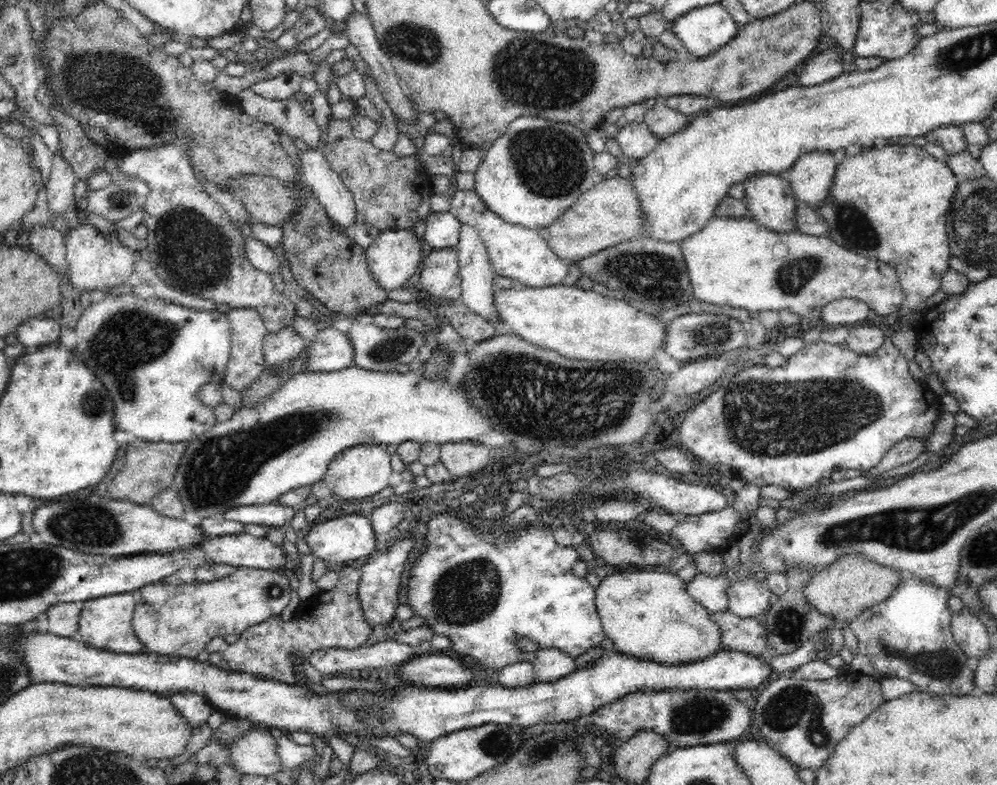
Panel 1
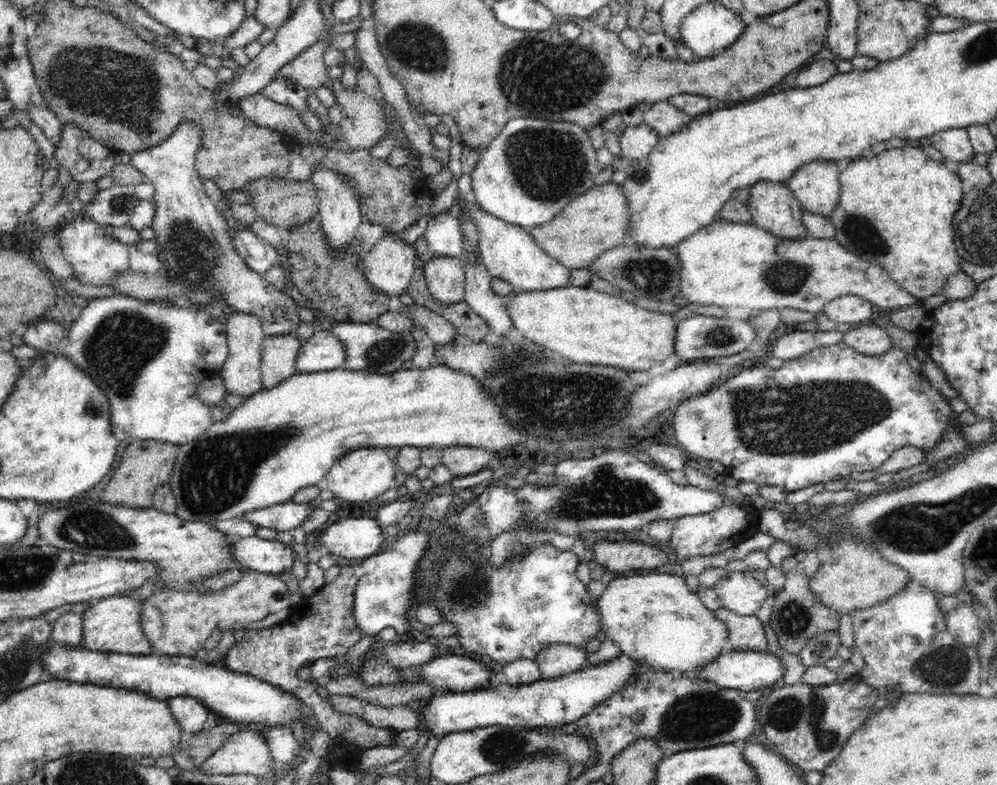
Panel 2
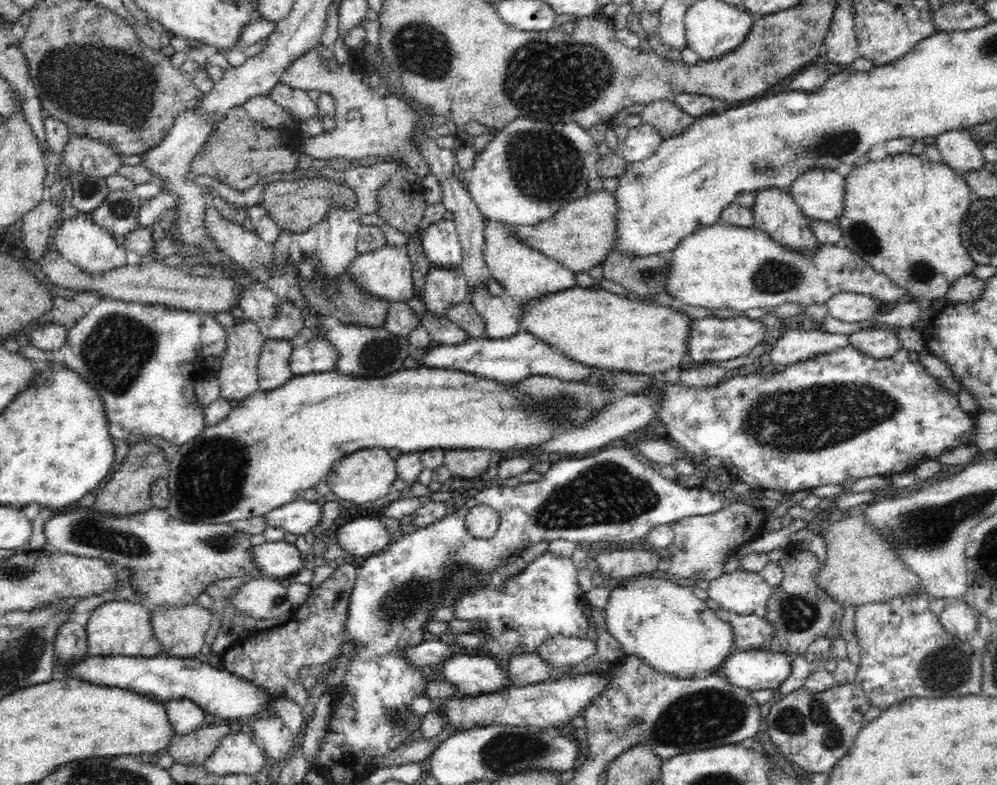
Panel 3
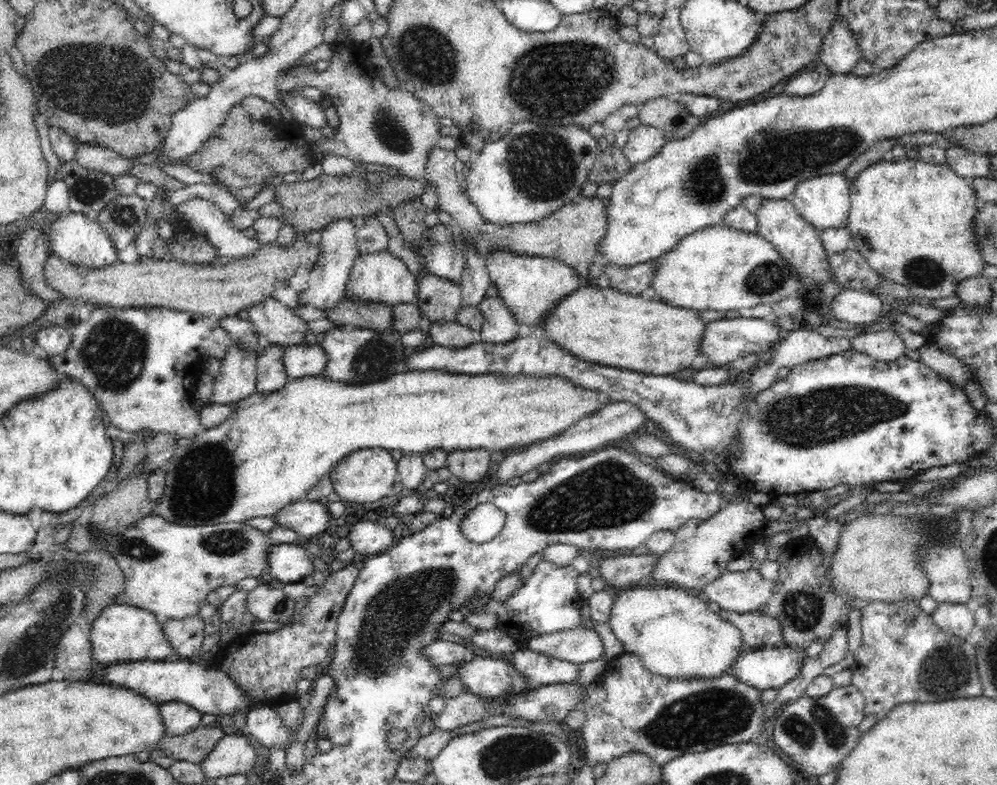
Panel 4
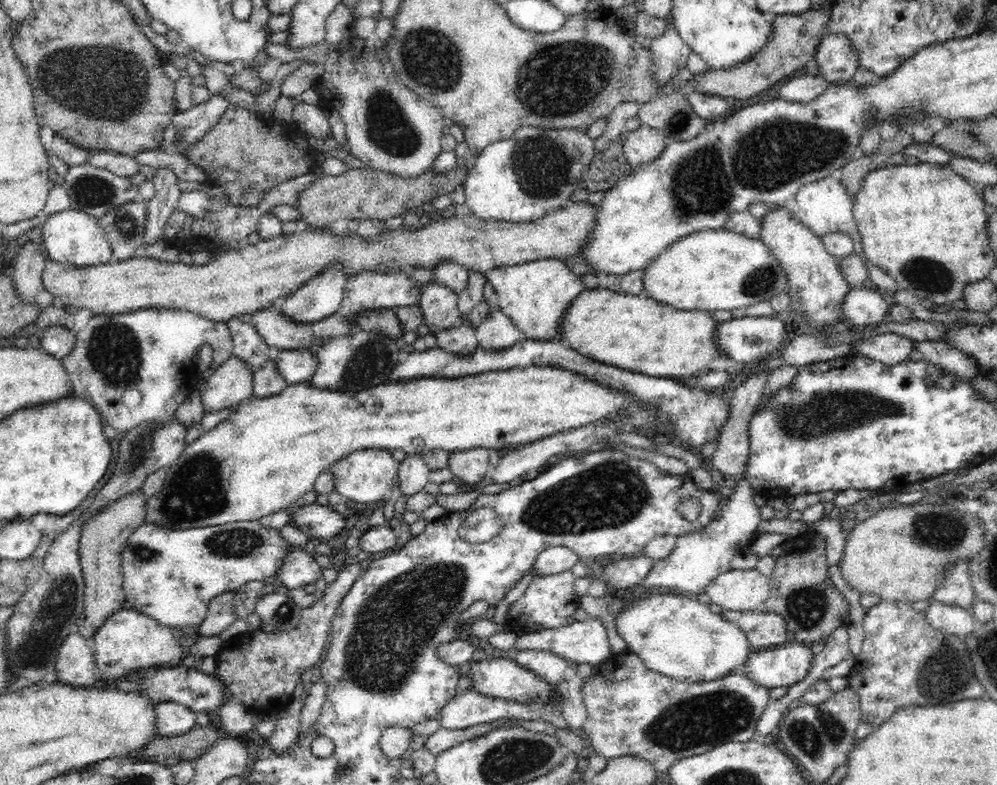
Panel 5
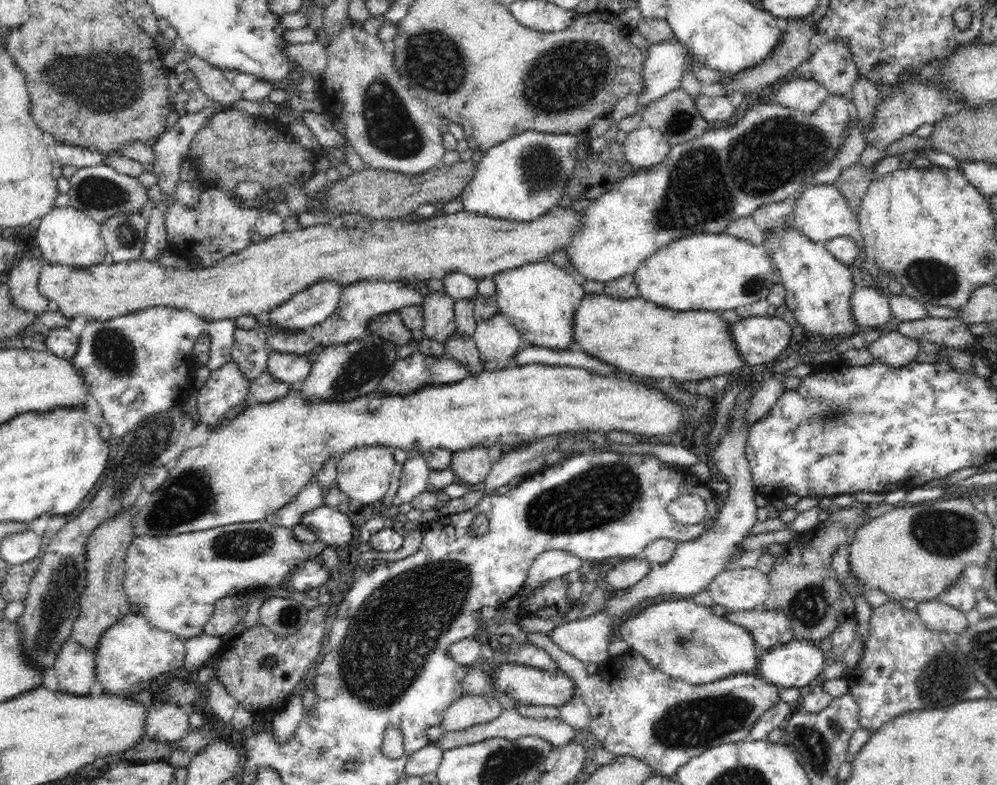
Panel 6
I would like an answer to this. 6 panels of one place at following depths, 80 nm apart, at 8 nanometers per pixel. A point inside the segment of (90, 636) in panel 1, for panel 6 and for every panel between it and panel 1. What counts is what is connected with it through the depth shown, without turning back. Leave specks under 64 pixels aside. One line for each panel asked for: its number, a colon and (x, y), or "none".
2: (113, 624)
3: (124, 627)
4: (122, 633)
5: (129, 641)
6: (131, 655)

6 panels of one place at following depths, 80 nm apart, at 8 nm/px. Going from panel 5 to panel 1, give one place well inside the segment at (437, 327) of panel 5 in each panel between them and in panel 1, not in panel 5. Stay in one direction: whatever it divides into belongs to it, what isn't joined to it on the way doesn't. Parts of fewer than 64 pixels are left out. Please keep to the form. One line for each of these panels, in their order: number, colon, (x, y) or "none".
1: (440, 274)
2: (445, 276)
3: (444, 288)
4: (440, 299)

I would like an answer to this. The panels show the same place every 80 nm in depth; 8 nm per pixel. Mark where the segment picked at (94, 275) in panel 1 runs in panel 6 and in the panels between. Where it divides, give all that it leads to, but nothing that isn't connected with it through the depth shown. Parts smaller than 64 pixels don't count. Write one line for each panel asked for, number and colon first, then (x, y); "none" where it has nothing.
2: (96, 257)
3: (79, 240)
4: (73, 237)
5: (73, 237)
6: (67, 236)

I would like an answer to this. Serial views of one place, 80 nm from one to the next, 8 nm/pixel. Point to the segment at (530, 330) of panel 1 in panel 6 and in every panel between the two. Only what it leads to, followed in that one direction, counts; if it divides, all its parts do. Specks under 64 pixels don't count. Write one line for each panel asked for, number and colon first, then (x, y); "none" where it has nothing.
2: (582, 325)
3: (595, 327)
4: (604, 326)
5: (636, 333)
6: (640, 338)

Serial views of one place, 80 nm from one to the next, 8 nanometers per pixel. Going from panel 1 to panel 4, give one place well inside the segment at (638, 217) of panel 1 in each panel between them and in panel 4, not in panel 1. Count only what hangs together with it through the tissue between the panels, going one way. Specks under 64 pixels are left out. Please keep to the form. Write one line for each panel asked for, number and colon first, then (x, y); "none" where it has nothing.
2: (596, 221)
3: (578, 235)
4: (571, 234)

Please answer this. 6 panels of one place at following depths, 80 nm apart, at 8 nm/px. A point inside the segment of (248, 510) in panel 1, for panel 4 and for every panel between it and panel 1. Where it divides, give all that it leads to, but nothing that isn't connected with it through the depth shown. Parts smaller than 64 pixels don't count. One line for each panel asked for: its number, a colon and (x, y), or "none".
2: (288, 516)
3: (297, 517)
4: (308, 519)

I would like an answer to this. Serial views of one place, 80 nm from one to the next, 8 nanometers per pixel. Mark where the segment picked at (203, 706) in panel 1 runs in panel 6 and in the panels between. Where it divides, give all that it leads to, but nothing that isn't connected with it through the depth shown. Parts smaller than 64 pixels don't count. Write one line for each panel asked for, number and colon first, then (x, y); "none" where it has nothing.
2: (189, 713)
3: (184, 717)
4: (177, 718)
5: (172, 719)
6: (166, 723)

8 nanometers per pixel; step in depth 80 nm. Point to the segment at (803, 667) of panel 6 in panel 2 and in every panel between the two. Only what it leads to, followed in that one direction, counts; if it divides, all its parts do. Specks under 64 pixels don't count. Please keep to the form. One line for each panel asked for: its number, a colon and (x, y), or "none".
2: (744, 670)
3: (754, 669)
4: (772, 667)
5: (788, 664)

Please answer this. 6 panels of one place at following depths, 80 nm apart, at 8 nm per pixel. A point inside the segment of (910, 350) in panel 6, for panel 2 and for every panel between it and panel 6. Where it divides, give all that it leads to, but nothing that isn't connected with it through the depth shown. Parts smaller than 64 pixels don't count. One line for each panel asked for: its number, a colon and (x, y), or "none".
2: (869, 339)
3: (879, 343)
4: (886, 346)
5: (890, 349)

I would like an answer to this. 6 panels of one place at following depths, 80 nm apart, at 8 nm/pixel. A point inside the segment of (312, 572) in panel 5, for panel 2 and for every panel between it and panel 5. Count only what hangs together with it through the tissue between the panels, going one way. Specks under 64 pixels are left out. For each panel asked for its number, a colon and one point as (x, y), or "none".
2: (265, 556)
3: (281, 559)
4: (289, 563)

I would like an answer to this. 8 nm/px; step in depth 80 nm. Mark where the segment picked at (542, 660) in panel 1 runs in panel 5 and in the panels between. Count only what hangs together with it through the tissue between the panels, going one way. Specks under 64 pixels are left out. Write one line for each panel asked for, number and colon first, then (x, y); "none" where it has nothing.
2: (555, 660)
3: (561, 651)
4: (583, 645)
5: (586, 641)

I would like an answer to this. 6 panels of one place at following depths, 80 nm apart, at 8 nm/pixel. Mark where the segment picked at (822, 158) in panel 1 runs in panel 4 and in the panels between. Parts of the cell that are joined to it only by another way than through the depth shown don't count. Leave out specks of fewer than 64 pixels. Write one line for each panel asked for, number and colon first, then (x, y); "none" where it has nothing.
2: (816, 186)
3: (820, 194)
4: (823, 201)

